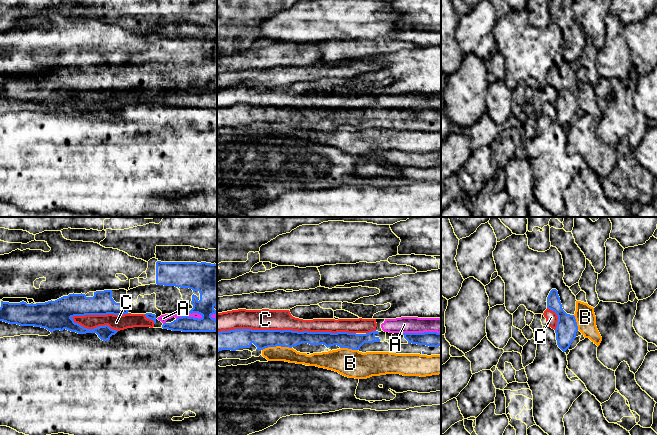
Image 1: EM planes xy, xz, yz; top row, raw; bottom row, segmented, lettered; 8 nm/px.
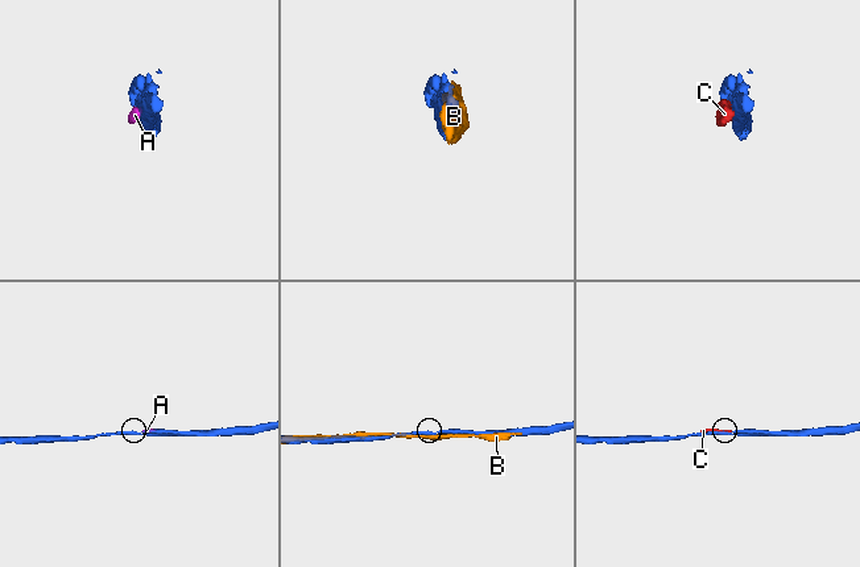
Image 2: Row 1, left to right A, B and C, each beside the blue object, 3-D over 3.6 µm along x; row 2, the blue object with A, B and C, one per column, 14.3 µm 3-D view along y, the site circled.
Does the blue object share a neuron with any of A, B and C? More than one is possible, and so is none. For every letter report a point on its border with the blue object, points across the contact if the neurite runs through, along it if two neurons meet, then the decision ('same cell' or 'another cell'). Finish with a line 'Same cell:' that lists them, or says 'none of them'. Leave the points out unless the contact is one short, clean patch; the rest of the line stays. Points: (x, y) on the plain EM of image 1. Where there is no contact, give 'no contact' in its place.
A: xy (189, 93) | along xy (202, 91), (199, 94), (179, 92), (176, 95) | another cell
B: xz (276, 121) | another cell
C: xz (286, 106) | another cell
Same cell: none of them

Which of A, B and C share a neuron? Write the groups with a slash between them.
A C / B

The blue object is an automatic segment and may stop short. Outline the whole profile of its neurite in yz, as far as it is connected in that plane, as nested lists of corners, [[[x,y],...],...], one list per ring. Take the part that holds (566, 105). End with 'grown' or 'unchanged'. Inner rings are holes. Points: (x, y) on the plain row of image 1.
[[[552,65],[547,73],[547,84],[554,87],[558,92],[557,103],[555,105],[558,123],[565,128],[576,114],[578,107],[577,98],[574,91],[567,90],[563,84],[556,65]]]; unchanged

